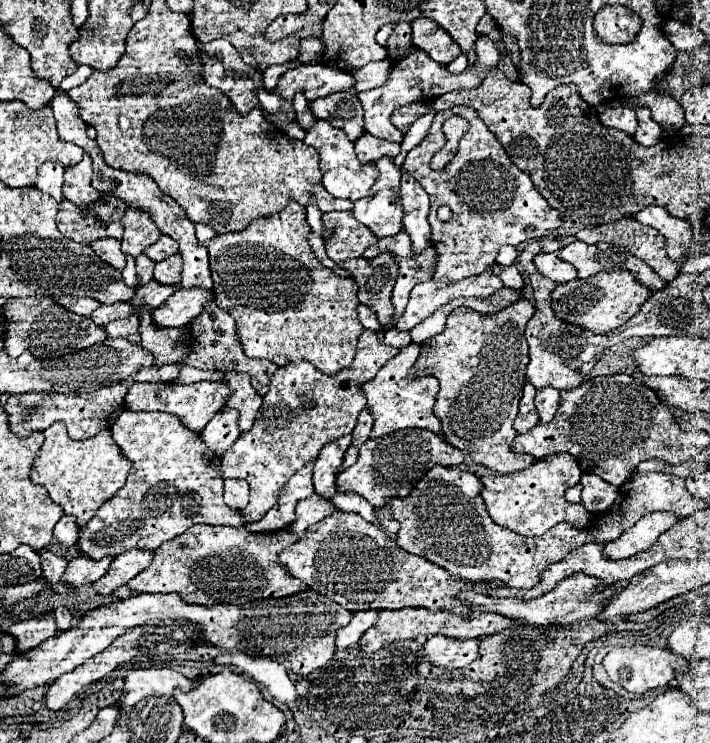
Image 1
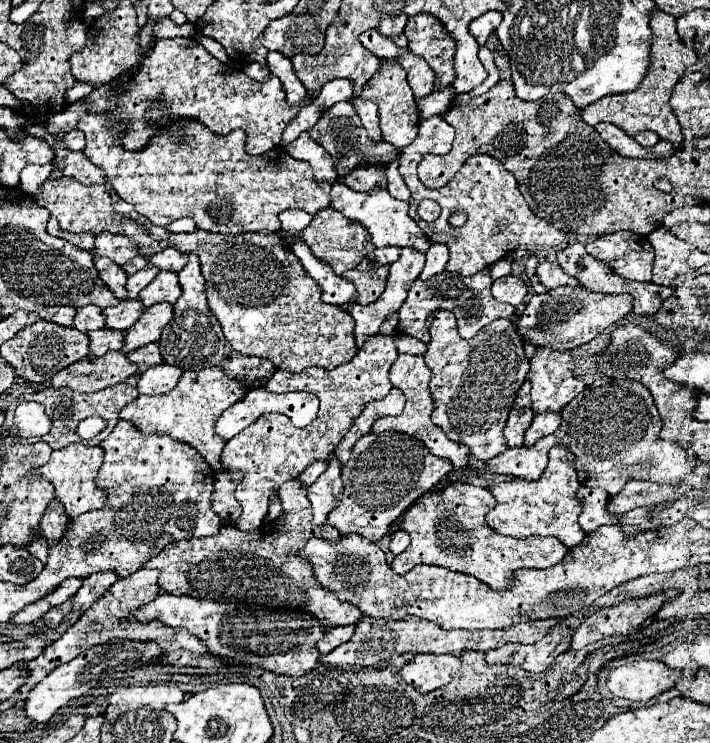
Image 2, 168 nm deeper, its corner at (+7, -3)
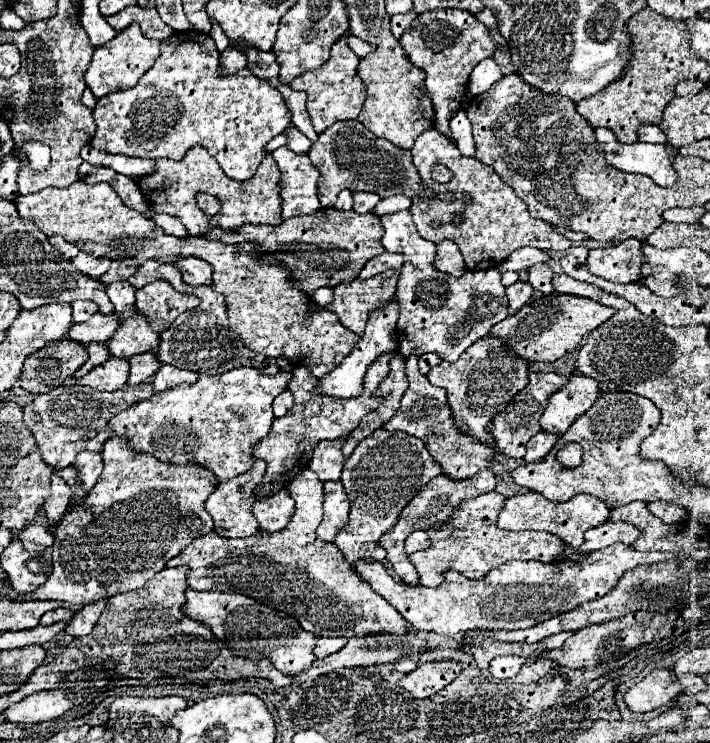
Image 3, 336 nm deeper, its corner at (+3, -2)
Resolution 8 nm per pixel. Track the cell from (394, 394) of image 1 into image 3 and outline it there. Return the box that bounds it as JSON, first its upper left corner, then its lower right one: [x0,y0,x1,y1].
[382,356,494,480]

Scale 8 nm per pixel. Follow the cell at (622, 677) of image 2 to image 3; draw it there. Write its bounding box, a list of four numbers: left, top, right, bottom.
[624,670,684,712]

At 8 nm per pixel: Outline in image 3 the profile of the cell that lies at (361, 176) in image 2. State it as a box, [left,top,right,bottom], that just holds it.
[354,192,382,214]

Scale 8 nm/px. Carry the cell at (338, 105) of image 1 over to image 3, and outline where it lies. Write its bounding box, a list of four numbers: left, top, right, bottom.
[308,120,432,208]

